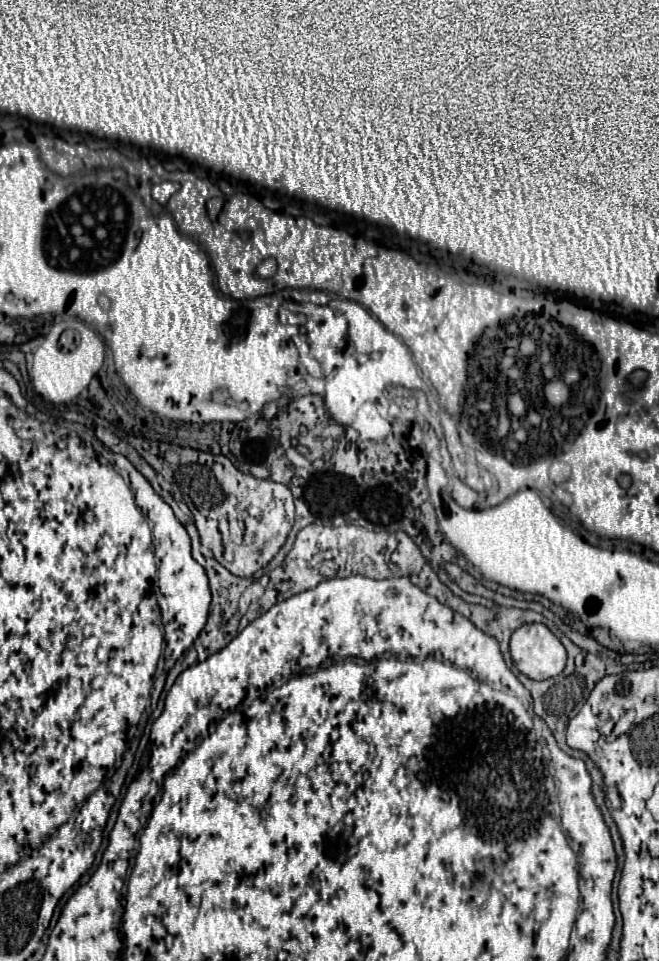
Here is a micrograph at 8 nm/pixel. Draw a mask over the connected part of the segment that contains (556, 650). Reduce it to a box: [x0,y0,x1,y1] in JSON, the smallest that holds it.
[509,623,565,681]

